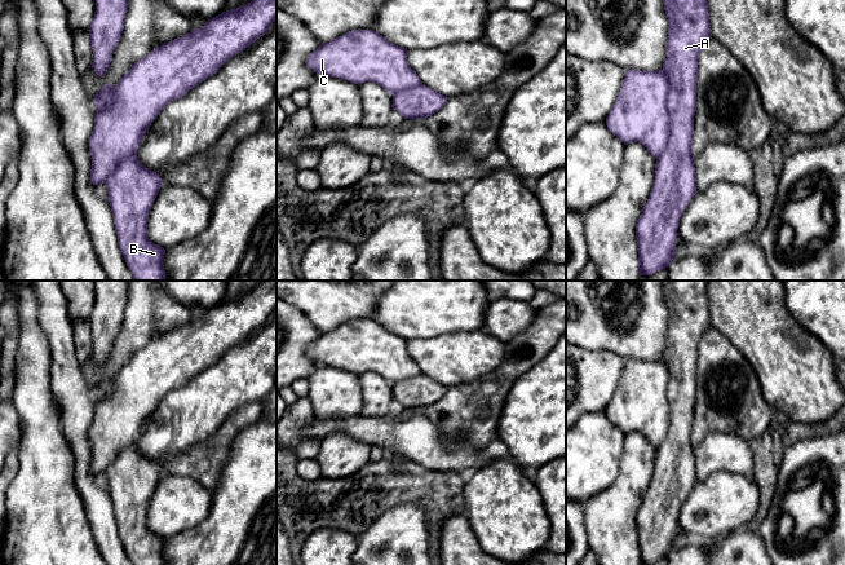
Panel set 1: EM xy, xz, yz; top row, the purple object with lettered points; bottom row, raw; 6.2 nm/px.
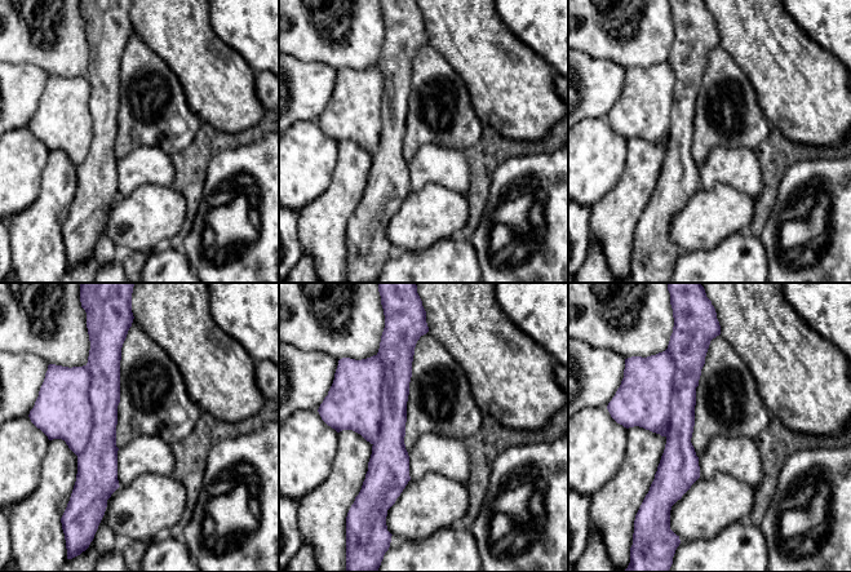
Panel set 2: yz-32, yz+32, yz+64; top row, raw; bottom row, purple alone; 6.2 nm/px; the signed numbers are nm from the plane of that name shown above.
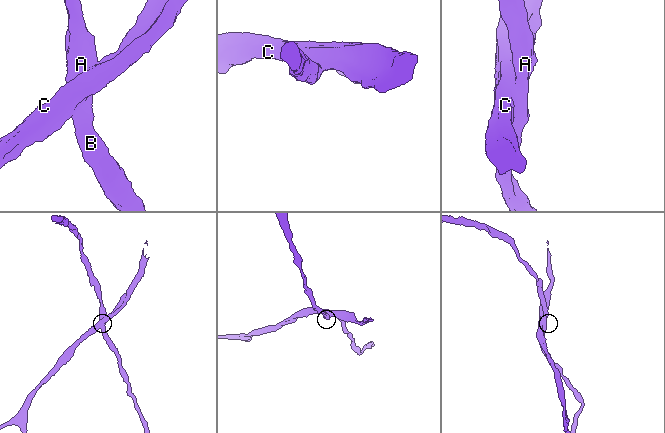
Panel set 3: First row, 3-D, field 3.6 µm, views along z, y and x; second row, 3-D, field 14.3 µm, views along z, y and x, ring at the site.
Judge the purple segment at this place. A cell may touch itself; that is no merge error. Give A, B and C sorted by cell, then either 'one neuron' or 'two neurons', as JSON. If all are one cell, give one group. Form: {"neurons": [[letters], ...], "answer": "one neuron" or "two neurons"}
{"neurons": [["A", "B"], ["C"]], "answer": "two neurons"}

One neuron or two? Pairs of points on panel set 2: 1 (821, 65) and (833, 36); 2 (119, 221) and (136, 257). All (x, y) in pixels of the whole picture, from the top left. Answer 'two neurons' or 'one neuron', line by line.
1: two neurons
2: two neurons

